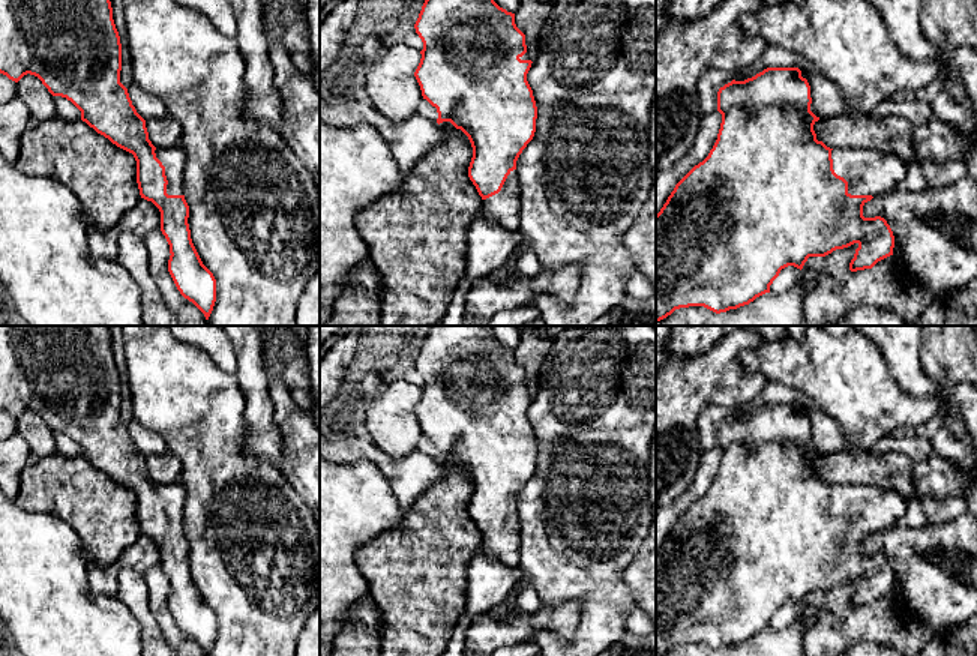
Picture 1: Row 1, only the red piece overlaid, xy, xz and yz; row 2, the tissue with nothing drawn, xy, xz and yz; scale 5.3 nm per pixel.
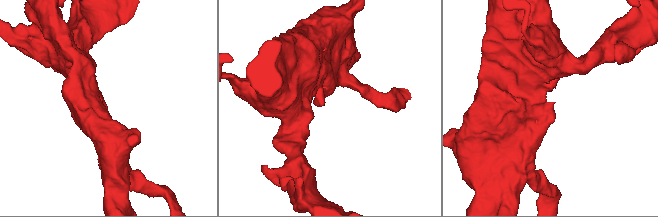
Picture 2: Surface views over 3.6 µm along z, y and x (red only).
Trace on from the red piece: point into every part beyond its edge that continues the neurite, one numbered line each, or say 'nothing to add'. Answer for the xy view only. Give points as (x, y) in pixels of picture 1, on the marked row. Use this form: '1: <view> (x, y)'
1: xy (174, 159)

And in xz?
1: xz (503, 209)

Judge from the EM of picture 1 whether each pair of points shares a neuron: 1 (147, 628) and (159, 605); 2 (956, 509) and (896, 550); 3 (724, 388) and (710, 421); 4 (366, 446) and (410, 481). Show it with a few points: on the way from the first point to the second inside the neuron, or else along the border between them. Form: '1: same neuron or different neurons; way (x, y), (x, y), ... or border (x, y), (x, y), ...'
1: different neurons; border (144, 581), (149, 611), (165, 640)
2: different neurons; border (961, 514), (947, 521), (931, 523)
3: different neurons; border (751, 400), (731, 410), (707, 406), (697, 437)
4: same neuron; way (377, 457), (399, 472)

